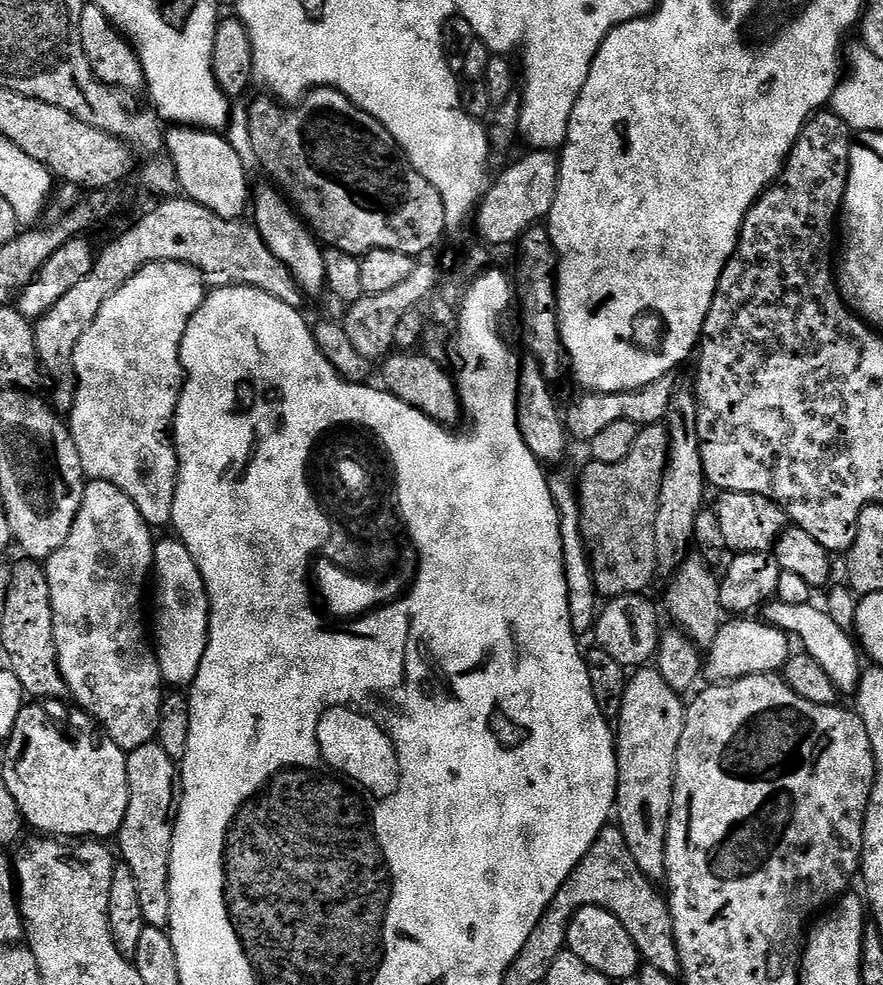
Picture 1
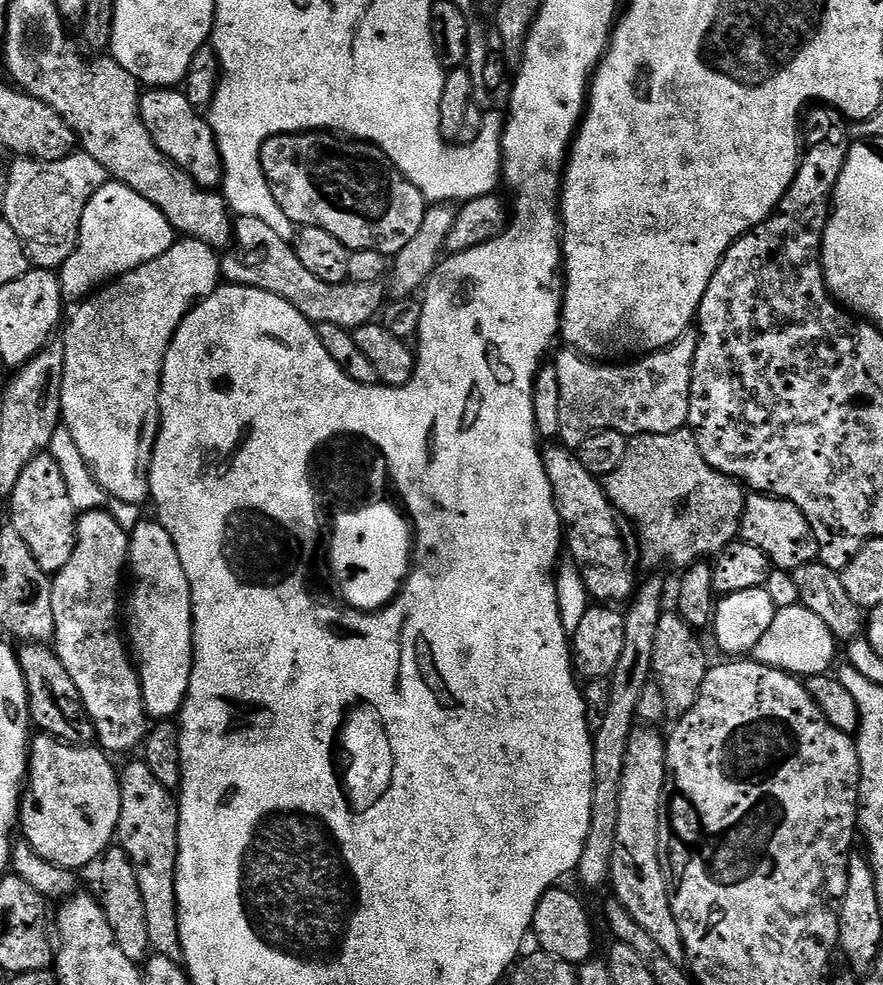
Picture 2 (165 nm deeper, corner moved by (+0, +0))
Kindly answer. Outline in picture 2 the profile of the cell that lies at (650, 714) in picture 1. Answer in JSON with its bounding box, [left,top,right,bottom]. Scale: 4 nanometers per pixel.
[610,726,685,962]

